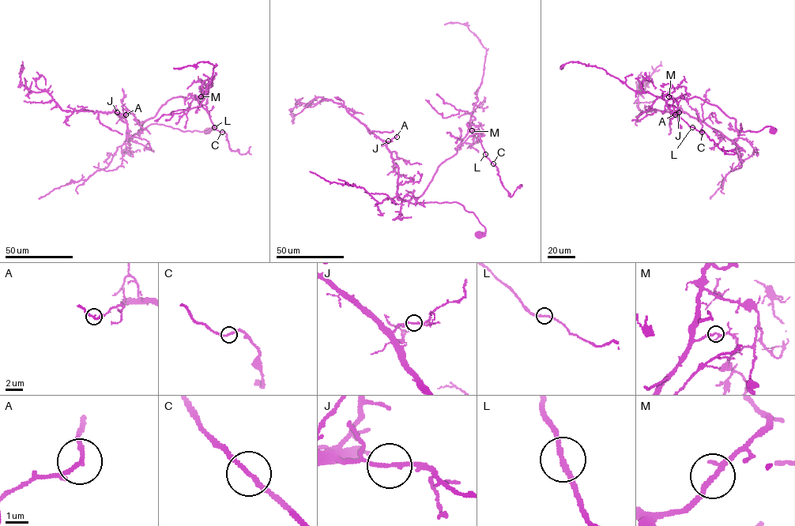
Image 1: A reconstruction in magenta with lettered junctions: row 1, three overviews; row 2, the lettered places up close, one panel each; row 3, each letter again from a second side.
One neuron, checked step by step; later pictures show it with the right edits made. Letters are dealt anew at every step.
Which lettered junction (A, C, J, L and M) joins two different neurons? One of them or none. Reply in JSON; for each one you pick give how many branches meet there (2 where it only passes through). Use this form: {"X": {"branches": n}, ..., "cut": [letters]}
{"cut": []}

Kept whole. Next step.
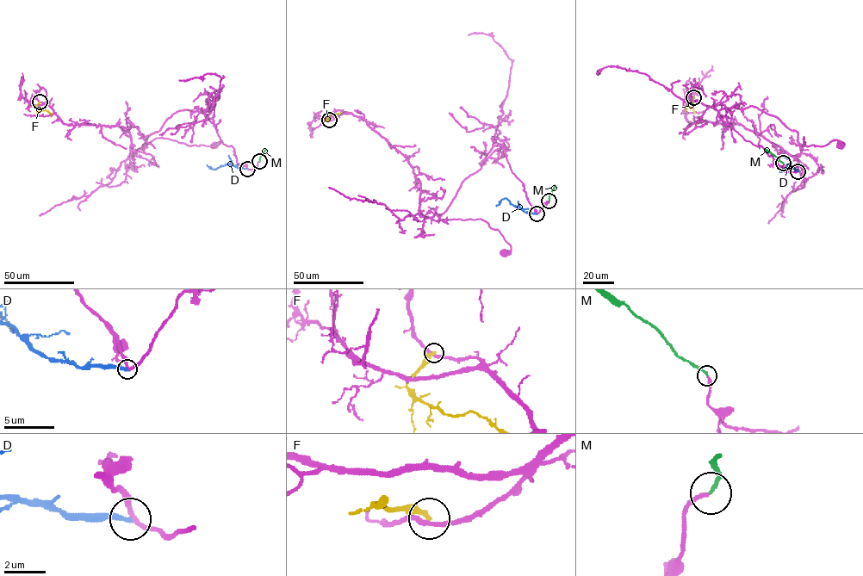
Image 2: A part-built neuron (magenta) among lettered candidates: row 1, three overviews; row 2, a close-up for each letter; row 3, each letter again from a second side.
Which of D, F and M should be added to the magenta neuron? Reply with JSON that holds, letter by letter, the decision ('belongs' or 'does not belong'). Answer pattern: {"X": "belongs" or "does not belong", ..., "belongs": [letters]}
{"D": "does not belong", "F": "does not belong", "M": "belongs", "belongs": ["M"]}

